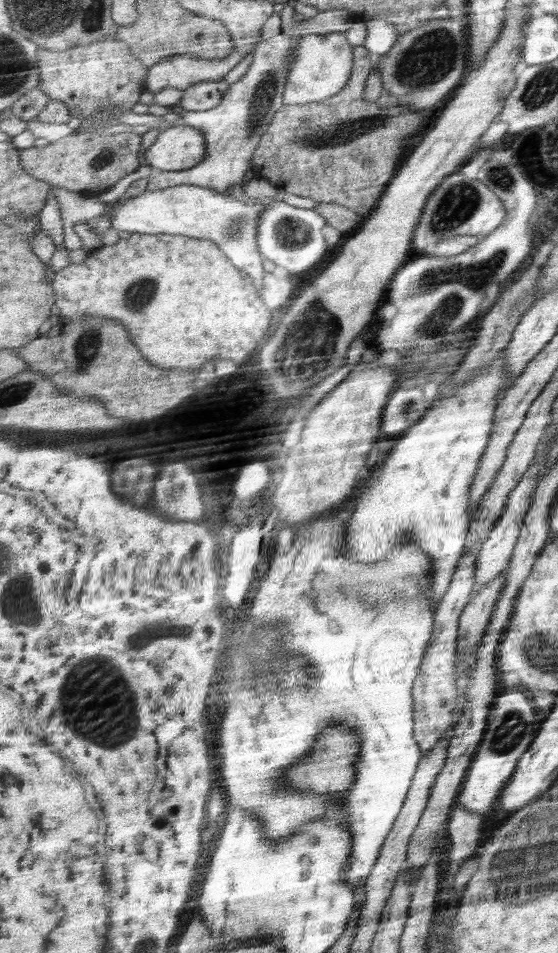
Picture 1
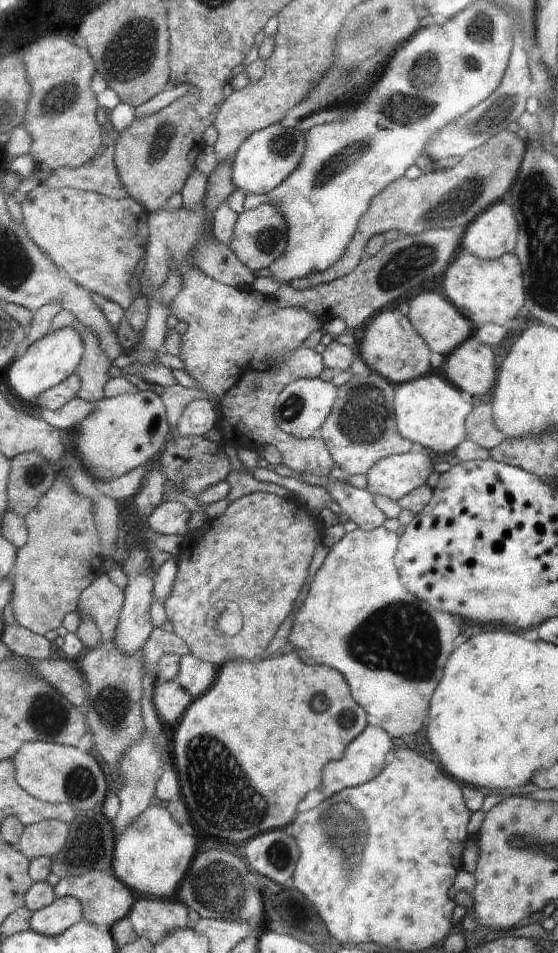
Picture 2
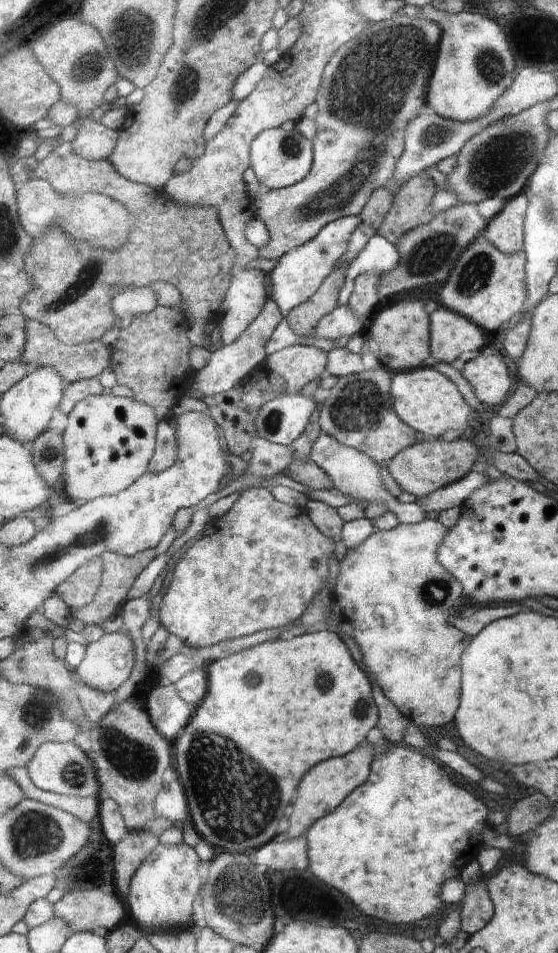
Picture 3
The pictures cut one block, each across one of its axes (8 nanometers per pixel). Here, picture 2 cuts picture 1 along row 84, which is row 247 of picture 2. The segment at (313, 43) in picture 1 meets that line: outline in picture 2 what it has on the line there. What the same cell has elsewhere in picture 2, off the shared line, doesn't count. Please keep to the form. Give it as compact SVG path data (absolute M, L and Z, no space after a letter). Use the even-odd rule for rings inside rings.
M472 2L467 9L464 9L462 13L448 20L445 24L434 23L426 28L421 28L400 48L396 49L396 52L391 55L388 60L387 67L383 70L383 73L379 75L379 78L372 84L372 90L368 90L368 94L364 94L364 98L360 98L360 102L348 110L344 110L344 118L340 118L337 122L327 122L313 126L308 130L306 137L306 152L304 153L303 160L298 169L285 181L282 185L276 187L274 190L269 191L267 194L253 194L246 193L244 198L244 211L251 210L260 206L262 202L274 202L283 212L284 220L288 225L288 240L286 250L284 254L274 260L274 262L268 267L272 277L256 277L253 288L260 294L266 296L273 296L277 293L282 284L280 282L290 283L296 279L308 278L314 273L323 273L324 270L330 269L347 250L348 246L354 240L355 234L358 232L360 218L370 209L371 203L374 201L376 194L381 194L388 186L392 185L392 182L396 178L404 177L404 173L410 166L413 166L418 161L419 157L424 155L424 150L428 146L428 142L452 120L460 118L462 114L466 114L470 108L474 108L476 104L480 104L482 100L486 100L498 86L504 77L505 70L508 67L510 54L512 51L512 22L510 16L496 4L492 2Z

